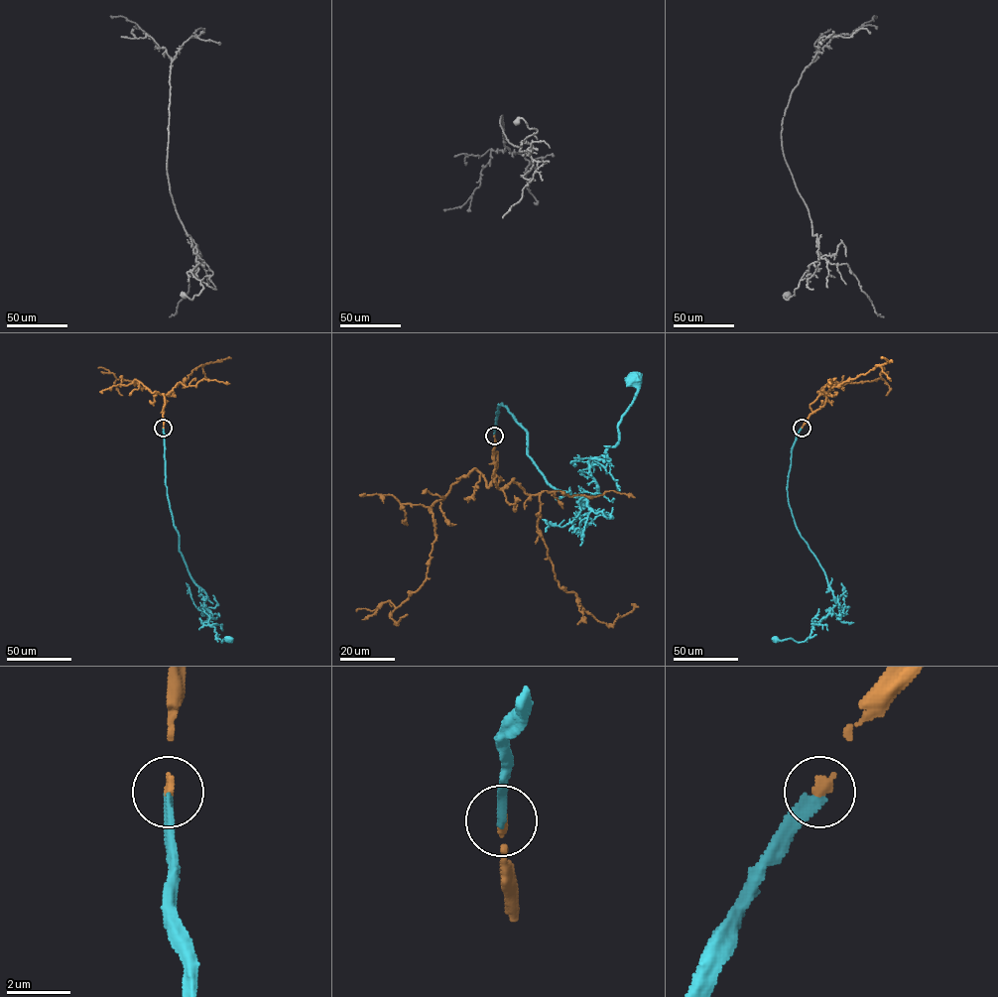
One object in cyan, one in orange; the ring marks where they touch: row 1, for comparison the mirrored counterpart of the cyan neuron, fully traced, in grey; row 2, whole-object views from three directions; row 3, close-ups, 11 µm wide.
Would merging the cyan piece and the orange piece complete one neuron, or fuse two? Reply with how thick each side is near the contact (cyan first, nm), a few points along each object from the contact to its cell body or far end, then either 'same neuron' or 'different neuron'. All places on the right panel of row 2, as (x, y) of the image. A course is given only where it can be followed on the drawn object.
calibres 320 and 280 nm; course cyan (802, 427), (792, 449), (788, 502), (835, 604), (813, 623), (804, 641), (776, 640); course orange (802, 427), (825, 385), (882, 379), (884, 367); same neuron

